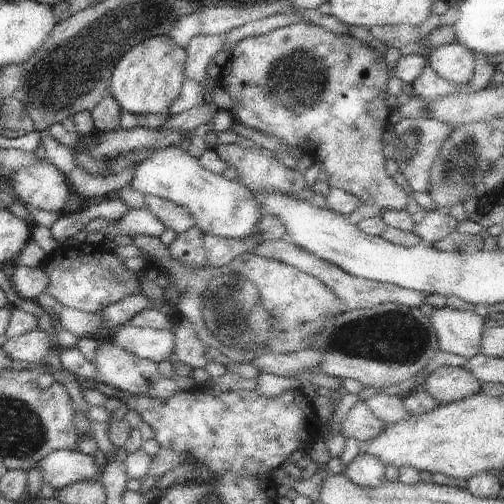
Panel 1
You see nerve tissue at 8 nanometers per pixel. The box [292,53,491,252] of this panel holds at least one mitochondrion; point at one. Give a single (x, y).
(459, 162)

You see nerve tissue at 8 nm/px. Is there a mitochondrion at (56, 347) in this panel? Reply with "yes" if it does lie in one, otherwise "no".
no

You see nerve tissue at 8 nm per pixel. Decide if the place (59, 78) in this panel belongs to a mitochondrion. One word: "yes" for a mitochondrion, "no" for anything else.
yes

